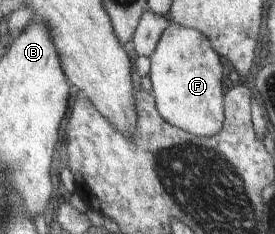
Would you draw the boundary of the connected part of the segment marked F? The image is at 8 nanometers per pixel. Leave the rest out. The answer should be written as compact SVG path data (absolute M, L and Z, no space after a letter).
M173 21L163 33L157 50L153 52L150 60L149 76L153 86L152 92L156 96L157 108L164 120L199 138L217 136L223 130L226 119L223 78L226 78L227 74L221 62L220 53L213 48L209 36L205 36L195 28L181 26Z

